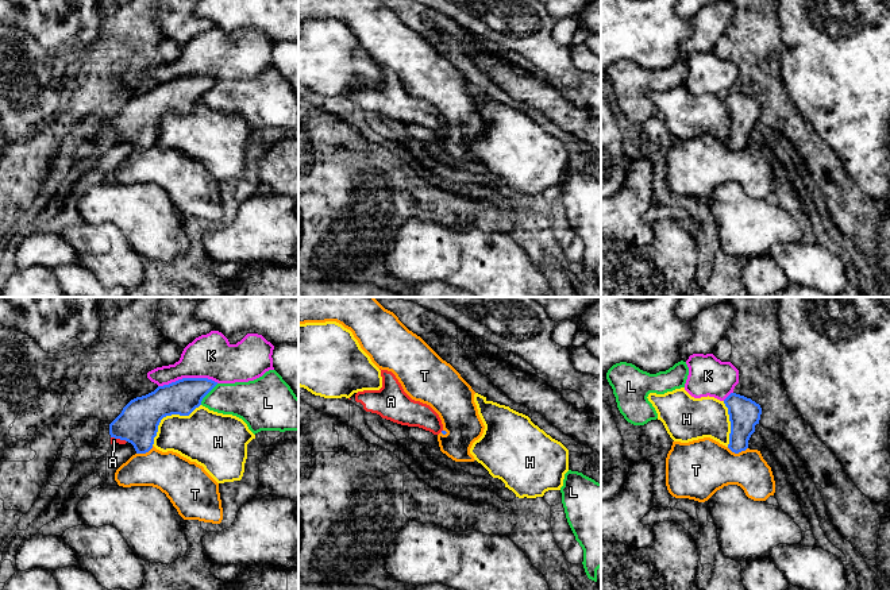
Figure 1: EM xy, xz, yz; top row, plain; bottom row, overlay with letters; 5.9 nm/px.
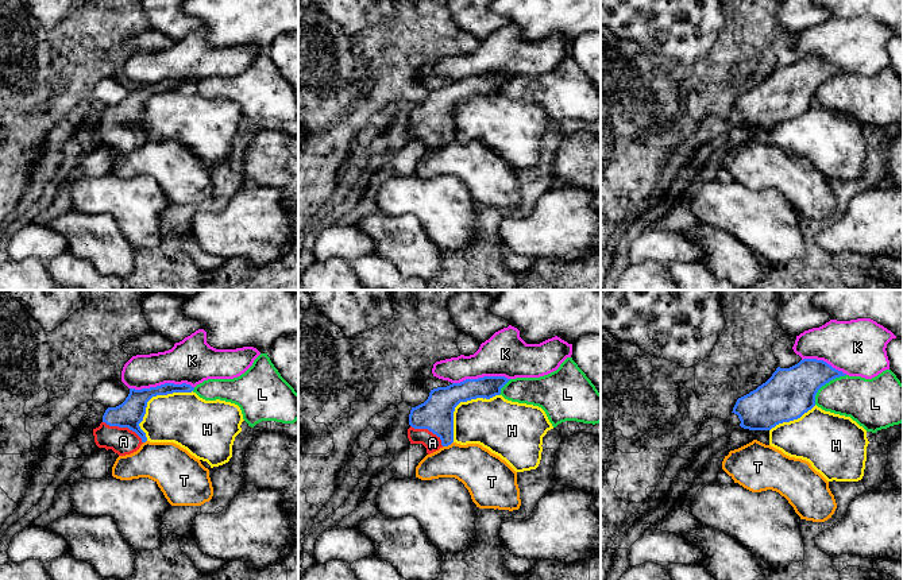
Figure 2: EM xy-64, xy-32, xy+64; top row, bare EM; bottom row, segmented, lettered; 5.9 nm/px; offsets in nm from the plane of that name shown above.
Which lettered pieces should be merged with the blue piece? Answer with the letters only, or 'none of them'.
A

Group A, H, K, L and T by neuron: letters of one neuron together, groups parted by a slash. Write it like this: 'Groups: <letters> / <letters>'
Groups: A / H K / L / T

